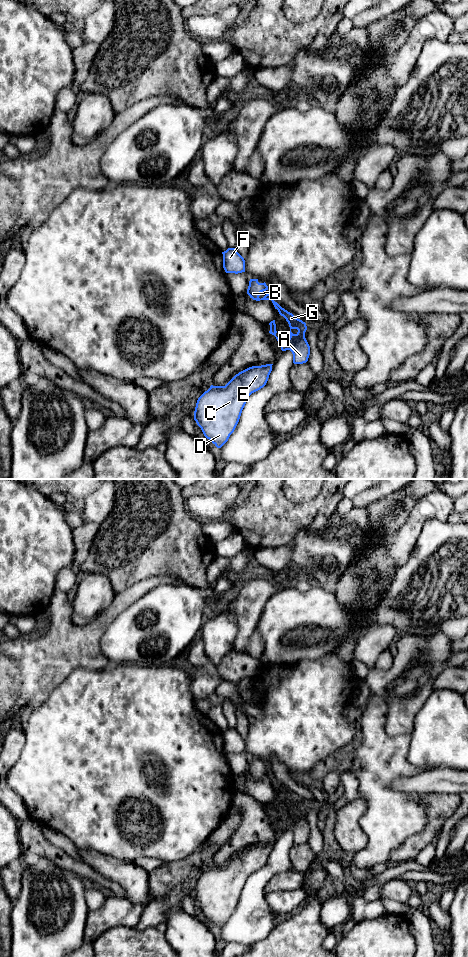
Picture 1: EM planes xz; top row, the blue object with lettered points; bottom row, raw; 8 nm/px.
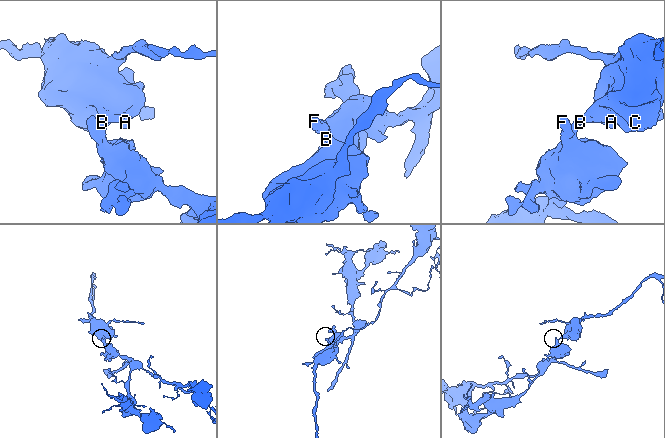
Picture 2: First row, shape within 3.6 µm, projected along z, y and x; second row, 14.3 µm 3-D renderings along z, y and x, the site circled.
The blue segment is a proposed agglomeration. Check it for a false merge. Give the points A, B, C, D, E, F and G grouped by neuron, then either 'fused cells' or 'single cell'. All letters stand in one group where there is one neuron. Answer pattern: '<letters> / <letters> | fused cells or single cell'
A B C D E F G | single cell

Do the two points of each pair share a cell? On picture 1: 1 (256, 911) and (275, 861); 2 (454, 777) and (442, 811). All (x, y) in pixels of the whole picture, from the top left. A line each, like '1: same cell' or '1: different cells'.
1: same cell
2: different cells

